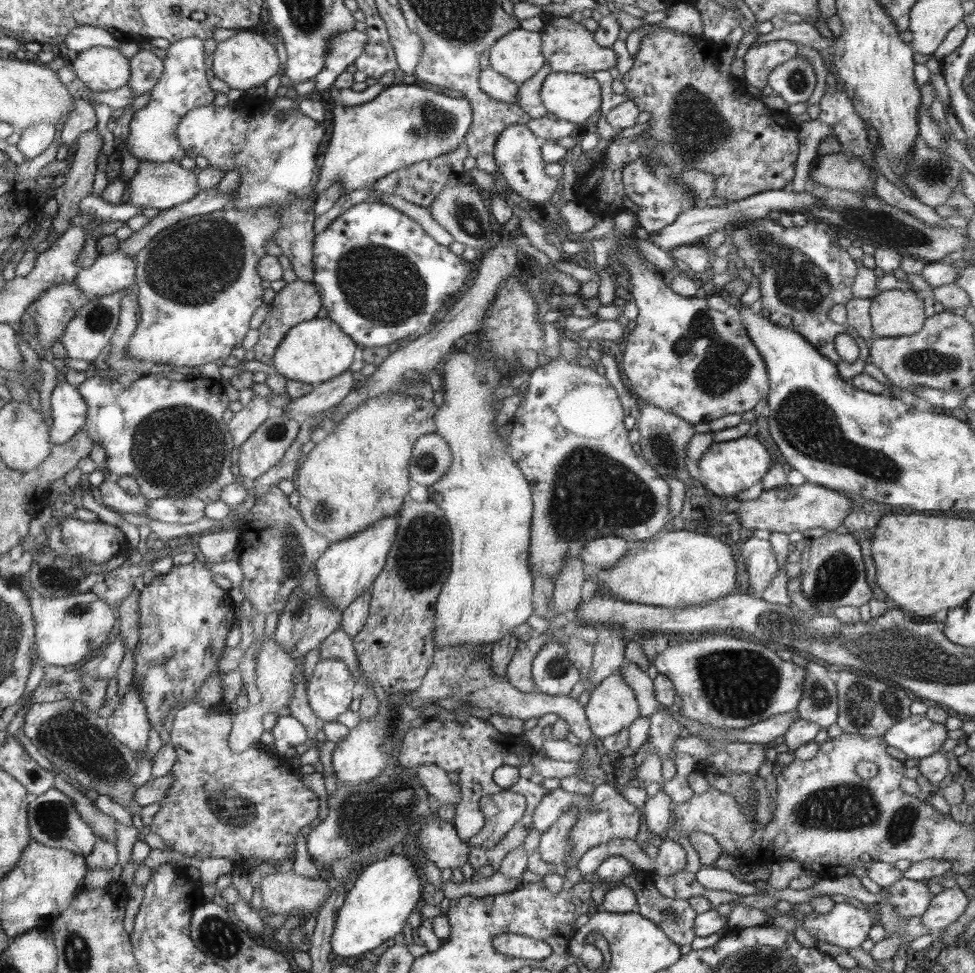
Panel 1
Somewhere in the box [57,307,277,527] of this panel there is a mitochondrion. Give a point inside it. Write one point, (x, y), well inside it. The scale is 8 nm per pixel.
(177, 447)

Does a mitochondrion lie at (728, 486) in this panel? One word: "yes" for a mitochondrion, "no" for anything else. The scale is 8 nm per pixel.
no

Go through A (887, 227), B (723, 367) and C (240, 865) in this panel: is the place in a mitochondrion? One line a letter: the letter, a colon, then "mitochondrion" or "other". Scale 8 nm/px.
A: mitochondrion
B: mitochondrion
C: other

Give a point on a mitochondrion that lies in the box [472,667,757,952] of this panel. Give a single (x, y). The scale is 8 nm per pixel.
(670, 915)

